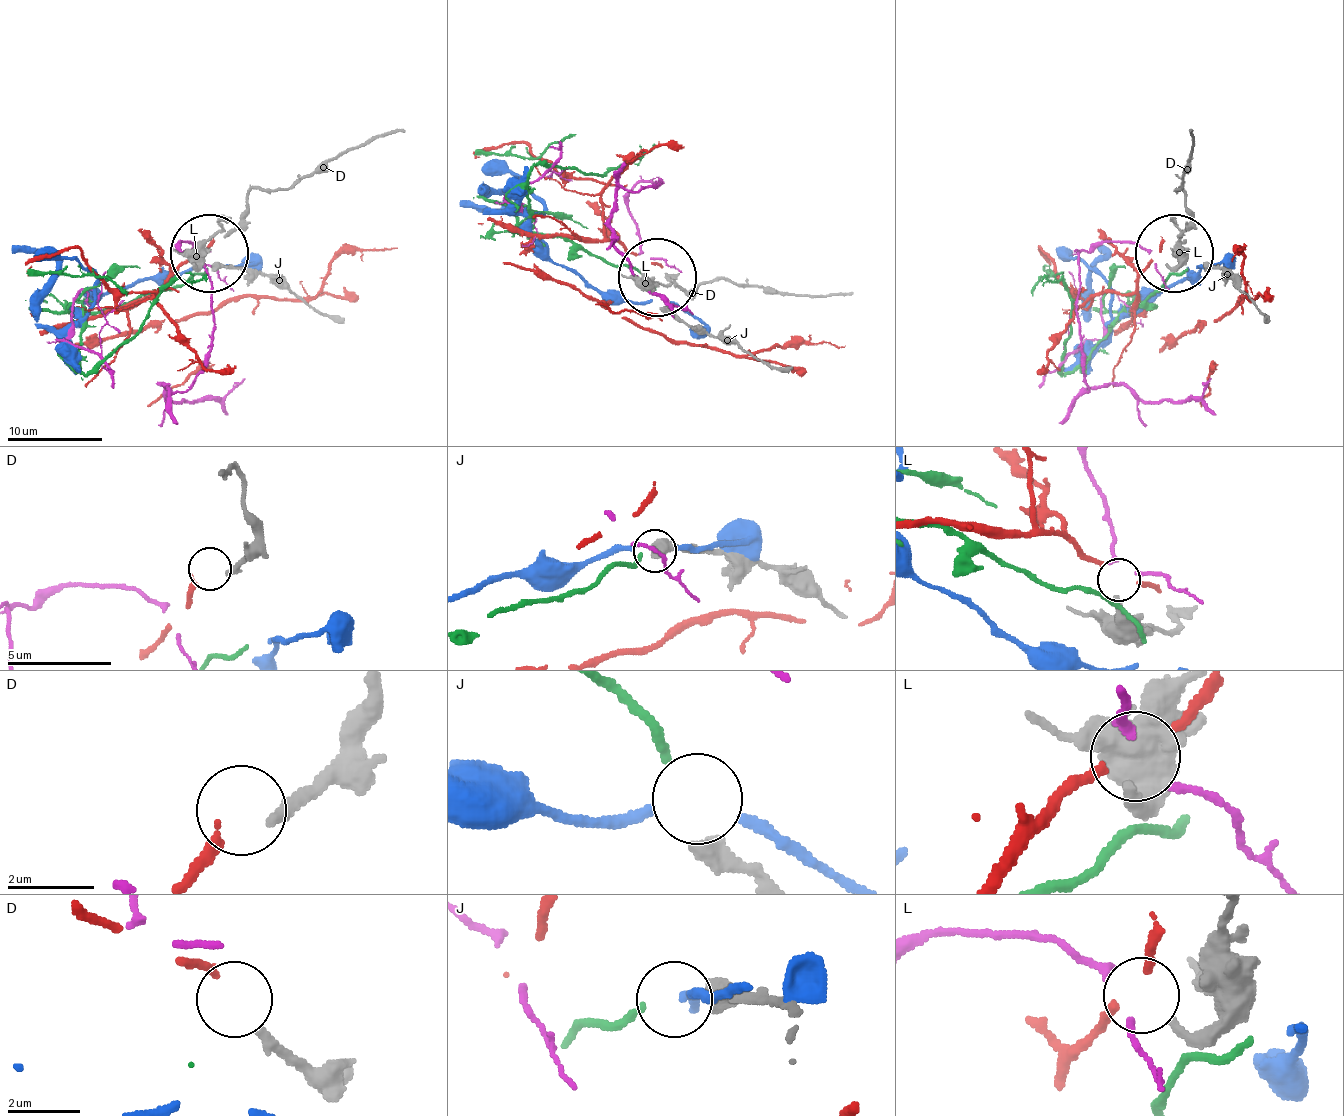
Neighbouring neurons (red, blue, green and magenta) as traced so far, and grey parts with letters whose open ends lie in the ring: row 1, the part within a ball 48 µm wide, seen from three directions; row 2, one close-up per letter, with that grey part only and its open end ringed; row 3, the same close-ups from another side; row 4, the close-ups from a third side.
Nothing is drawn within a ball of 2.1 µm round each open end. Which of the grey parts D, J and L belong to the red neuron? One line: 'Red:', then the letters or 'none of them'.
Red: D

